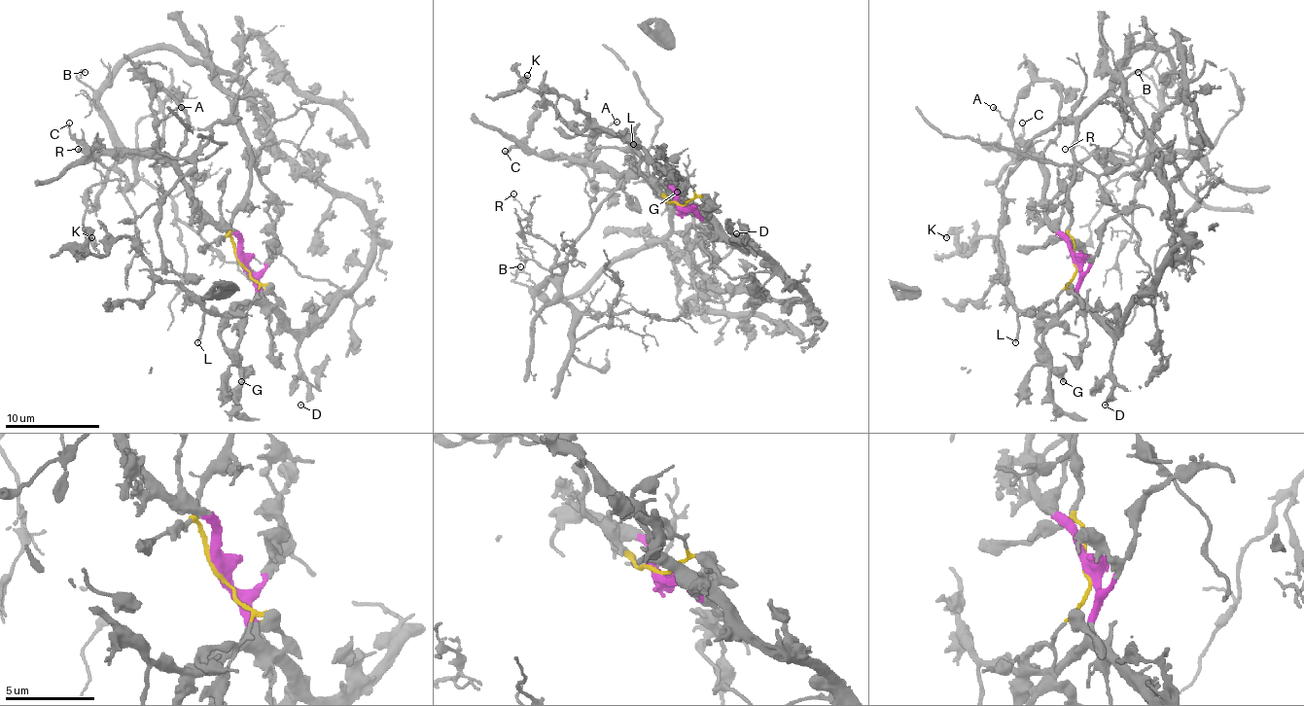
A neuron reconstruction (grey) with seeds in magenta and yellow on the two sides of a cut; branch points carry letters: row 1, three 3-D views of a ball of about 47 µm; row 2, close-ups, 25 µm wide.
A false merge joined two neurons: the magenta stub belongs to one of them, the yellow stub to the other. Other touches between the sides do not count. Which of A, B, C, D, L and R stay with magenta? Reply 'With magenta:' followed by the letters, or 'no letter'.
With magenta: C, D, L

